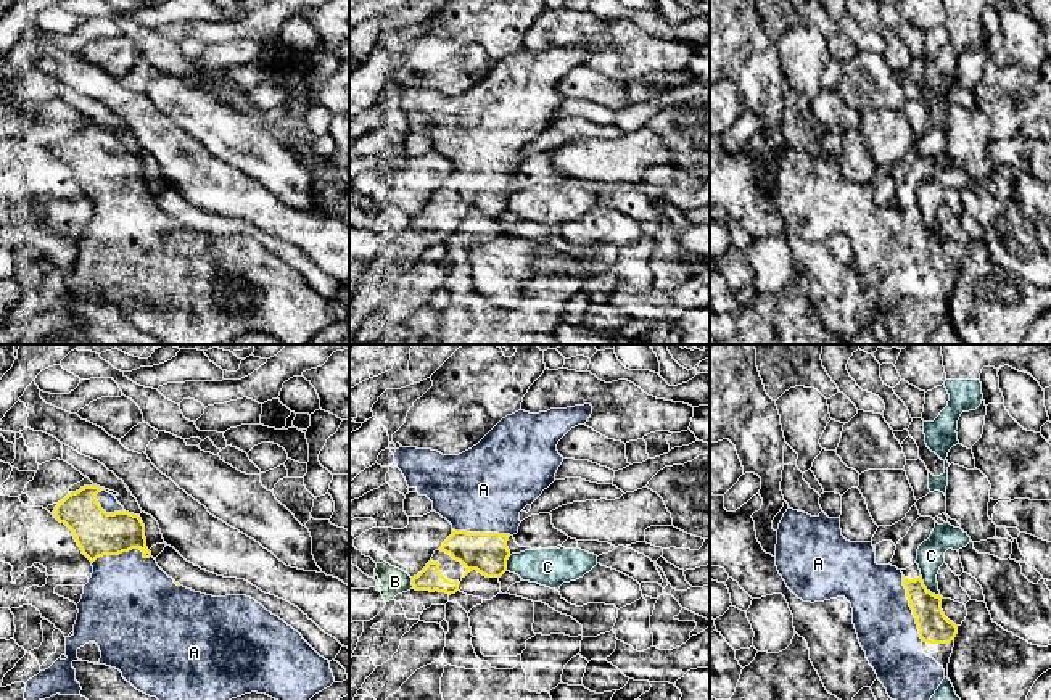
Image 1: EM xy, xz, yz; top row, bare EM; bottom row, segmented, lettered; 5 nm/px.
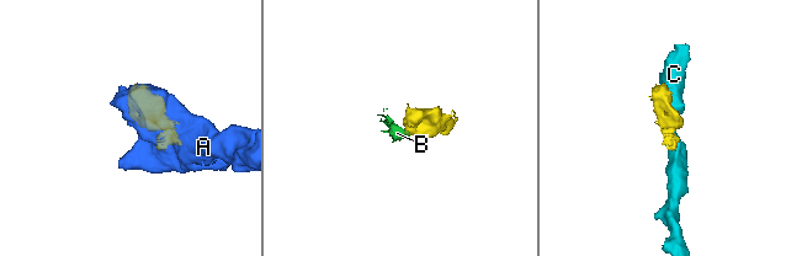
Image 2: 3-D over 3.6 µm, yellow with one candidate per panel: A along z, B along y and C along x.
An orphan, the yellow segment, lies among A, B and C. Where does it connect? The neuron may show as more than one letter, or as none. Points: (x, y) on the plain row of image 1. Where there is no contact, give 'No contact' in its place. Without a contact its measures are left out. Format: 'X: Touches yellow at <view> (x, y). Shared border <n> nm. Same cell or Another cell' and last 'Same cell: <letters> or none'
A: Touches yellow at yz (911, 248). Shared border 340 nm. Same cell
B: Touches yellow at xz (412, 222). Shared border 60 nm. Another cell
C: Touches yellow at yz (924, 226). Shared border 140 nm. Another cell
Same cell: A

